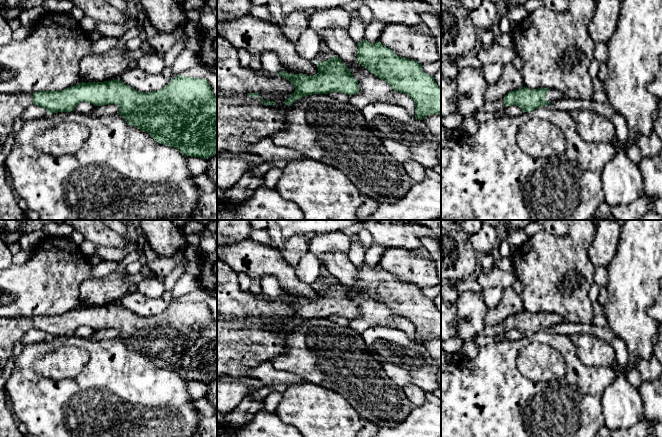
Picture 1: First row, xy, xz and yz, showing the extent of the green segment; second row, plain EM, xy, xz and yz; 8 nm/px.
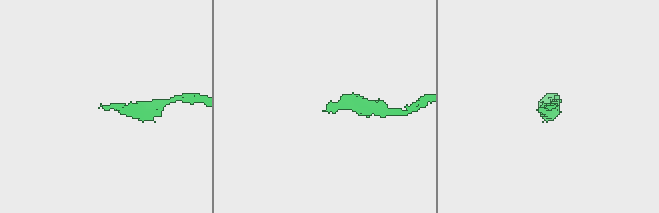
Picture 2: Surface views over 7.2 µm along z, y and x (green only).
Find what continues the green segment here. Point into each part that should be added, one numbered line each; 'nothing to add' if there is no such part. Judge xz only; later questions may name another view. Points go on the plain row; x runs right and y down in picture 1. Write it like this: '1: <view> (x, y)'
1: xz (241, 344)

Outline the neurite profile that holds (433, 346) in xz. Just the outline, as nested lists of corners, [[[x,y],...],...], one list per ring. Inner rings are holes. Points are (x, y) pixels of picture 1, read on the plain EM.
[[[441,337],[428,339],[423,343],[423,345],[437,365],[437,382],[439,389],[441,389]]]

